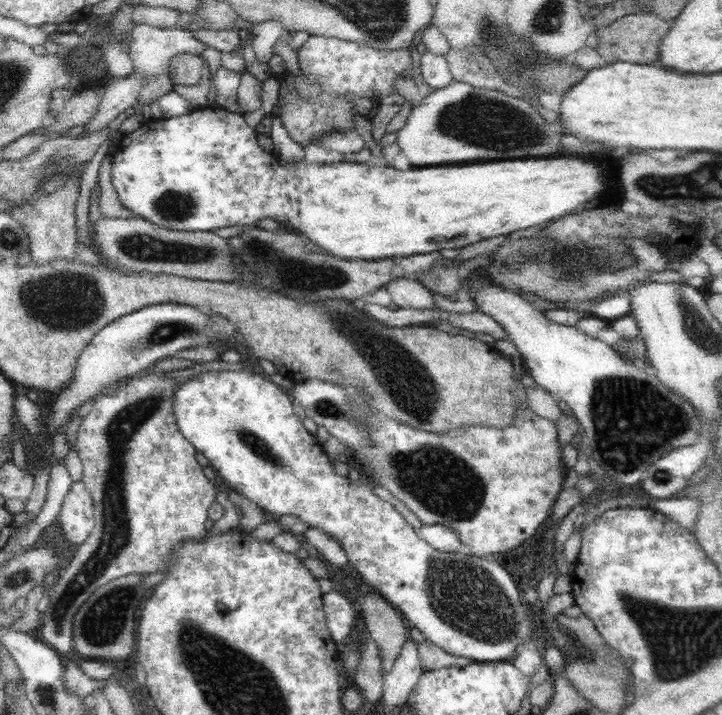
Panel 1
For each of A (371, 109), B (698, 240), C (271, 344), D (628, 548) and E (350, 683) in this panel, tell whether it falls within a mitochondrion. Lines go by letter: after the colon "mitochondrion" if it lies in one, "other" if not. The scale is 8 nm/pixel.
A: other
B: other
C: other
D: other
E: other

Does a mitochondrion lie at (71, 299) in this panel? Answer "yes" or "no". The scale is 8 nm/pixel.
yes

